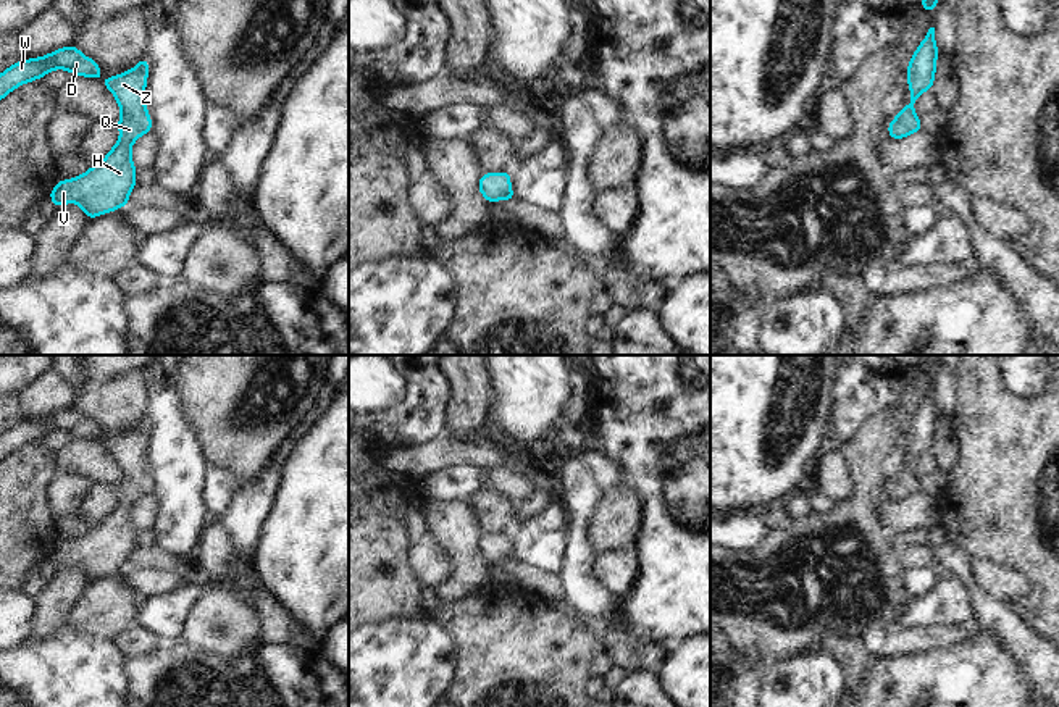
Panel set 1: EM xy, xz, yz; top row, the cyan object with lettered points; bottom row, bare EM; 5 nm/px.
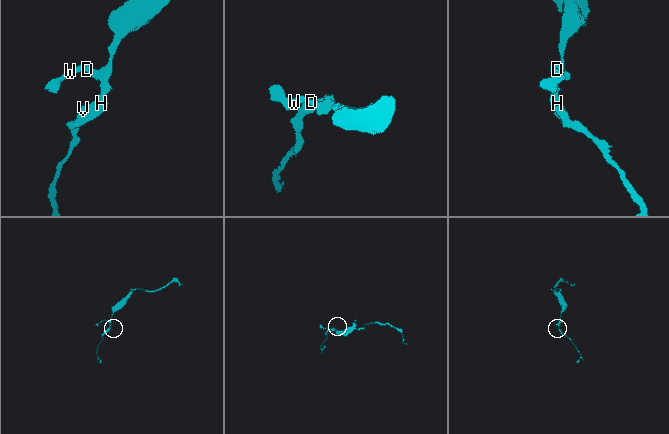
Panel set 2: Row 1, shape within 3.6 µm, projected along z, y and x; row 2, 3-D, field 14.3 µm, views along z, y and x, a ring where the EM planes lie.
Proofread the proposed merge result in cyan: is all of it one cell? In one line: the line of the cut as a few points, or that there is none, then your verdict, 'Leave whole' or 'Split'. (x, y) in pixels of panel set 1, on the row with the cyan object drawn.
No split. Leave whole.

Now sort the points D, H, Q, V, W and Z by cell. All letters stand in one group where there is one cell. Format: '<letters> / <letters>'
D H Q V W Z

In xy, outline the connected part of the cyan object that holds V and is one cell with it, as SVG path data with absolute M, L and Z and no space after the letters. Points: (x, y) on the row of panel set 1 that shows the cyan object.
M74 45L61 47L45 56L19 60L0 73L0 100L16 87L37 81L53 69L66 69L74 76L102 79L115 95L121 108L119 139L108 155L82 176L63 179L48 192L55 208L65 203L77 203L84 215L92 220L128 205L129 194L137 186L137 169L132 163L132 144L152 132L152 118L145 108L145 86L149 77L149 58L121 74L103 79L100 66L84 56Z

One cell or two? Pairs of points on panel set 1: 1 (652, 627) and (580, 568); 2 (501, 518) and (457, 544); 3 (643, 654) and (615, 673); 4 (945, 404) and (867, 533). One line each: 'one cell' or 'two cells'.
1: two cells
2: two cells
3: two cells
4: two cells

